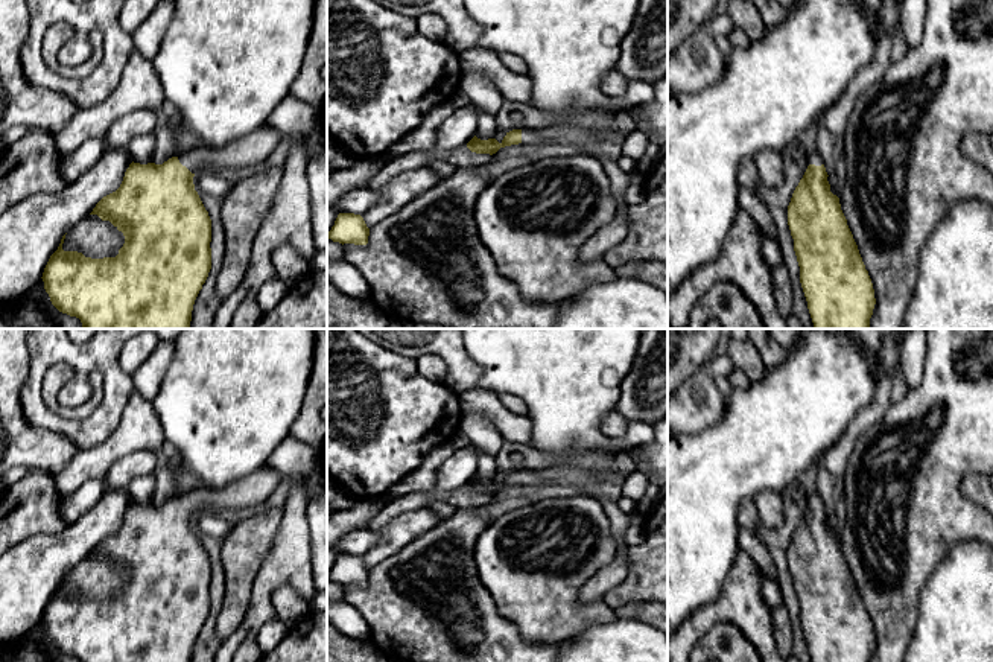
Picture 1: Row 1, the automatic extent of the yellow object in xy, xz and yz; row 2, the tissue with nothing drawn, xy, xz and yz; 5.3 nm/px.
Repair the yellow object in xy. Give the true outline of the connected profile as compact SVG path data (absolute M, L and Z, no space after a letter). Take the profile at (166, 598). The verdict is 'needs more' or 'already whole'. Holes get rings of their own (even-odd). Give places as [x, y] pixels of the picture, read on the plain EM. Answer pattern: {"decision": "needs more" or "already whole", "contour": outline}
{"decision": "needs more", "contour": "M266 464L224 489L202 485L163 505L132 502L120 528L90 554L122 572L123 587L116 598L91 600L64 592L64 575L41 618L52 645L81 662L192 662L195 641L211 610L211 560L195 531L193 517L204 510L263 505L283 476Z"}

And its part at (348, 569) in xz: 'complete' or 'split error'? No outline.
complete

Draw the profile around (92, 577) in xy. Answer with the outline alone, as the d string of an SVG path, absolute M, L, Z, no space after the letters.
M88 555L73 566L64 580L64 592L78 592L85 598L116 598L125 584L125 577L109 562Z

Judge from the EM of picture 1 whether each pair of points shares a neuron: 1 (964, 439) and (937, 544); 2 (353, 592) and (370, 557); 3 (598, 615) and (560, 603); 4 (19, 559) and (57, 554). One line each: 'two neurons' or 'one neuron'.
1: one neuron
2: two neurons
3: one neuron
4: one neuron

